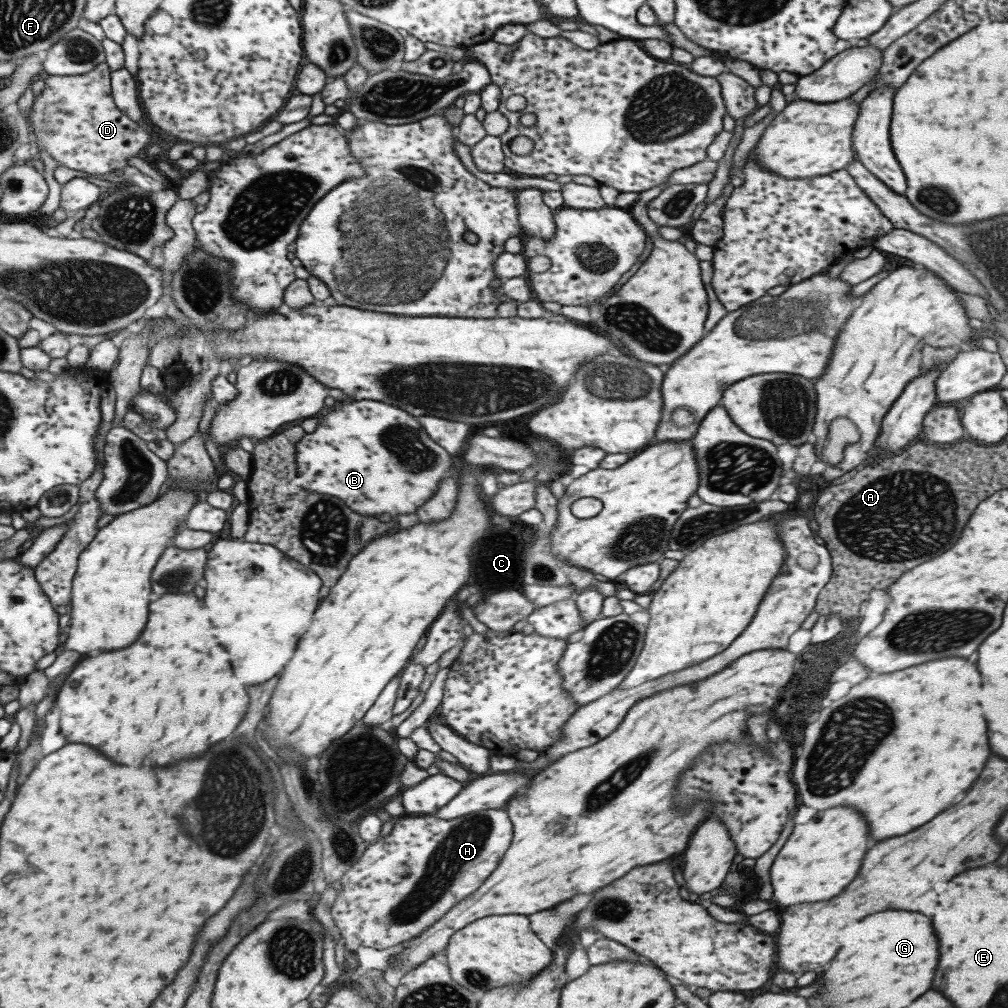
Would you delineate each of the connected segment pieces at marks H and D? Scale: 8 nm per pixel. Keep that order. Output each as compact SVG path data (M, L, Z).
M504 808L470 812L451 820L441 820L433 814L399 817L390 832L369 843L359 860L338 880L341 891L331 905L330 916L345 948L352 953L358 946L383 950L409 941L437 923L451 906L477 890L487 874L495 870L511 842L511 828Z
M103 61L94 66L89 72L76 76L45 76L45 86L37 97L34 96L31 107L31 124L36 136L39 150L45 150L49 156L65 168L80 170L101 176L115 173L120 175L122 168L127 165L131 156L142 156L143 148L149 142L150 132L145 131L139 124L125 116L115 105L110 95L110 68Z

